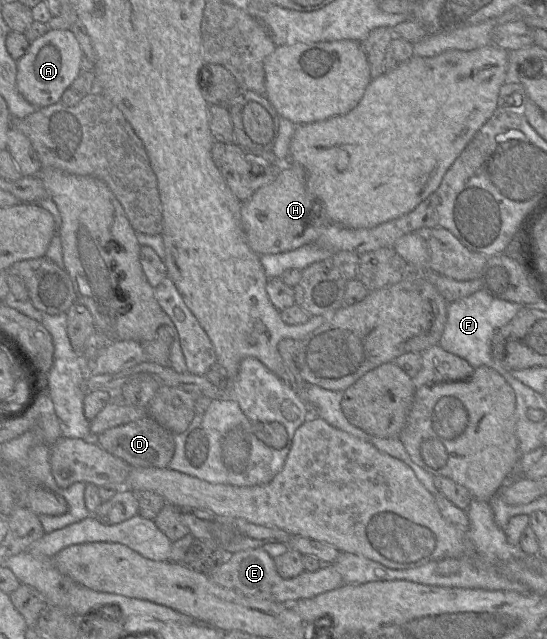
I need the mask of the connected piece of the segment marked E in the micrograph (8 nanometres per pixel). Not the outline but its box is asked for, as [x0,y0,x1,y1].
[210,548,343,604]

